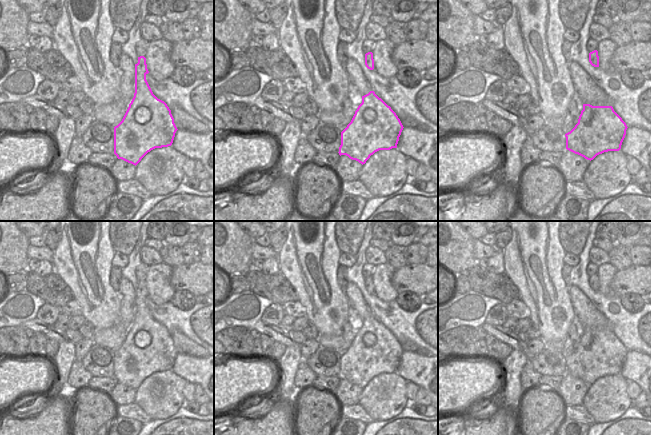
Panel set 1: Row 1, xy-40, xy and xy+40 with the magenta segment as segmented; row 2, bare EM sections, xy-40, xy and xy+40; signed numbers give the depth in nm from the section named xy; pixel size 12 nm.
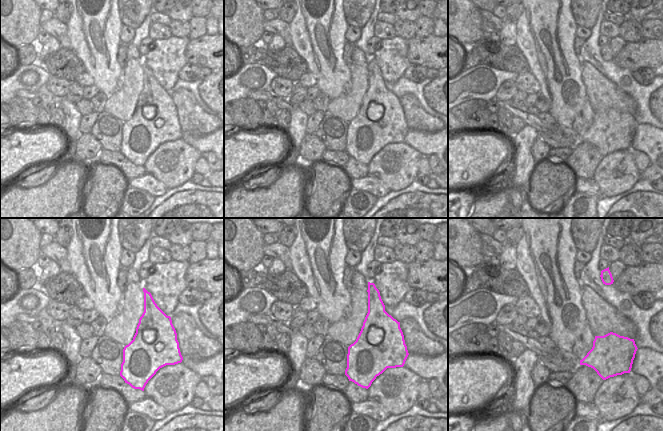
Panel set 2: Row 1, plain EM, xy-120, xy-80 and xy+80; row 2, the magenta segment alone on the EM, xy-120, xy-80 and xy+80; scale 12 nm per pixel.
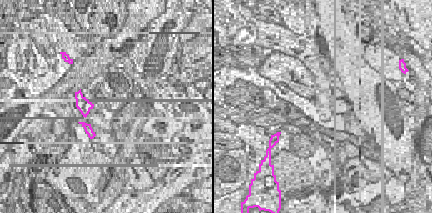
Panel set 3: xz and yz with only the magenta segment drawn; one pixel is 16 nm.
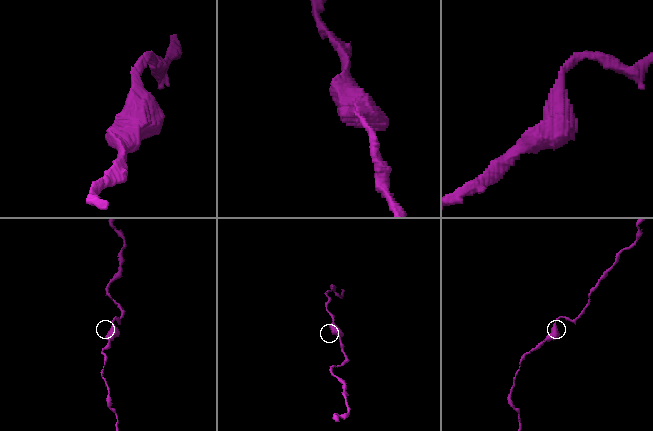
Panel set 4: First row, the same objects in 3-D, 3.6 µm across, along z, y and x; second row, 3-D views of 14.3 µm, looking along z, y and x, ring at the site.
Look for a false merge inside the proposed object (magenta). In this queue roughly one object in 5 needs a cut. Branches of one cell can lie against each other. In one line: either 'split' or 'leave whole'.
leave whole

